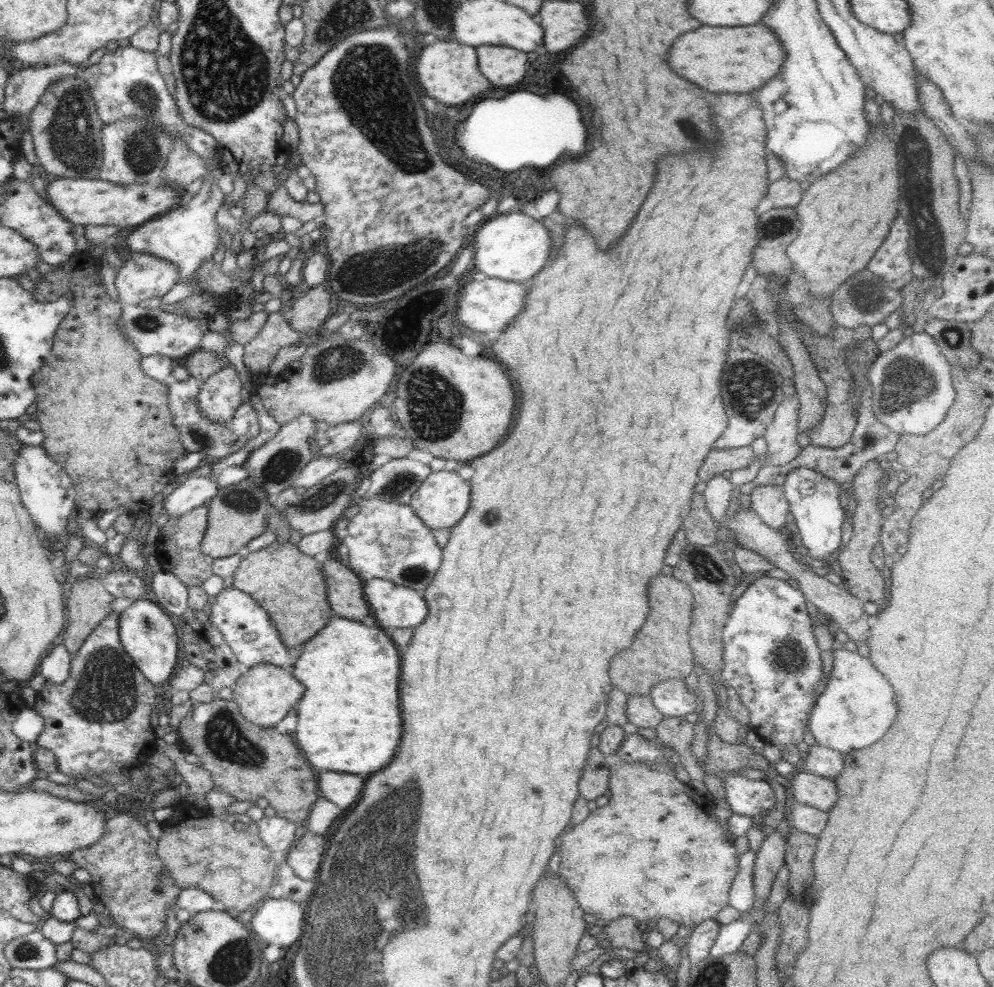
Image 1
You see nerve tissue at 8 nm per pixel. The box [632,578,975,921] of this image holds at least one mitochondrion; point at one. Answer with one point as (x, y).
(781, 656)

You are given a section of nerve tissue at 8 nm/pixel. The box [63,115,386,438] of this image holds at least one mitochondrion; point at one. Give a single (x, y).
(336, 363)

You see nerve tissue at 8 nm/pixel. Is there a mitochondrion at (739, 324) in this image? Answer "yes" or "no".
yes

